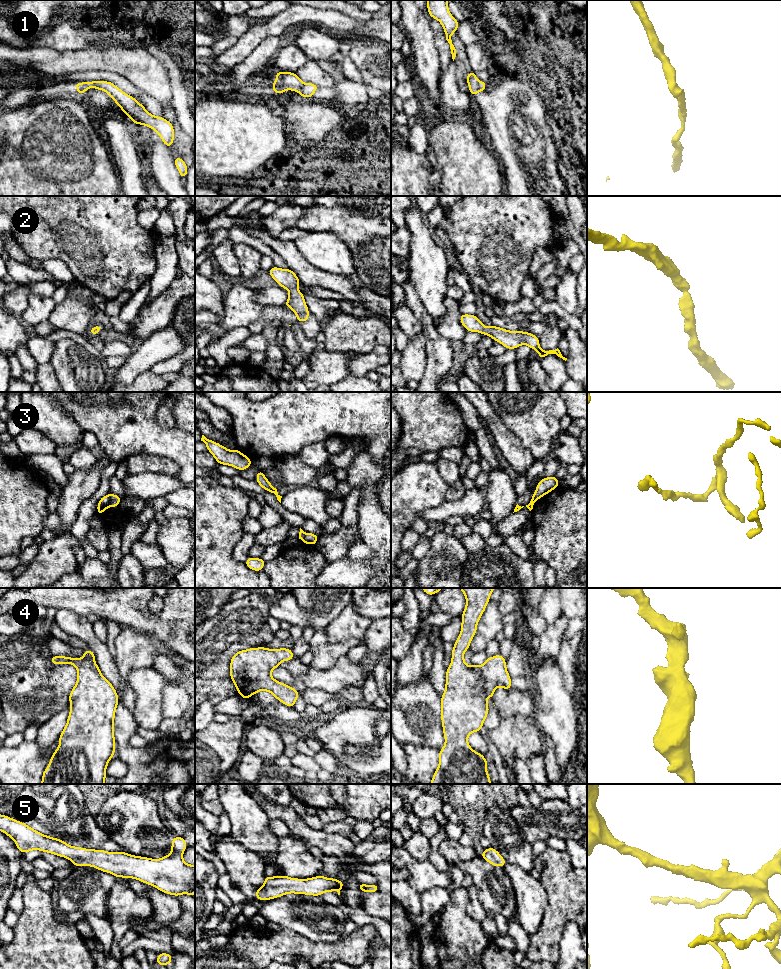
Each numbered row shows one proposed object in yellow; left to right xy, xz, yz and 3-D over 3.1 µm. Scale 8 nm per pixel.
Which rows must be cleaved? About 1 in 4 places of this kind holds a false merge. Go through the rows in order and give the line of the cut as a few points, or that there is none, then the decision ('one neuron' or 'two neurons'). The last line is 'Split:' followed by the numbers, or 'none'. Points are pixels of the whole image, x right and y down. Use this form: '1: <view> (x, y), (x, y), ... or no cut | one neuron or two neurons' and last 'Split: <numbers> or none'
1: no cut | one neuron
2: no cut | one neuron
3: xy (107, 495), (110, 505) | two neurons
4: no cut | one neuron
5: no cut | one neuron
Split: 3

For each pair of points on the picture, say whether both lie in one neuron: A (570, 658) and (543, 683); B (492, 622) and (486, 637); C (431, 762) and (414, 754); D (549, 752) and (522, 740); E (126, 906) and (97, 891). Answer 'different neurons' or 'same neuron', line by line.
A: different neurons
B: same neuron
C: same neuron
D: different neurons
E: different neurons

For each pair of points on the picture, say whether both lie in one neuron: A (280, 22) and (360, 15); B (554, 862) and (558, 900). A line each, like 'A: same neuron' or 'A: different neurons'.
A: different neurons
B: same neuron

